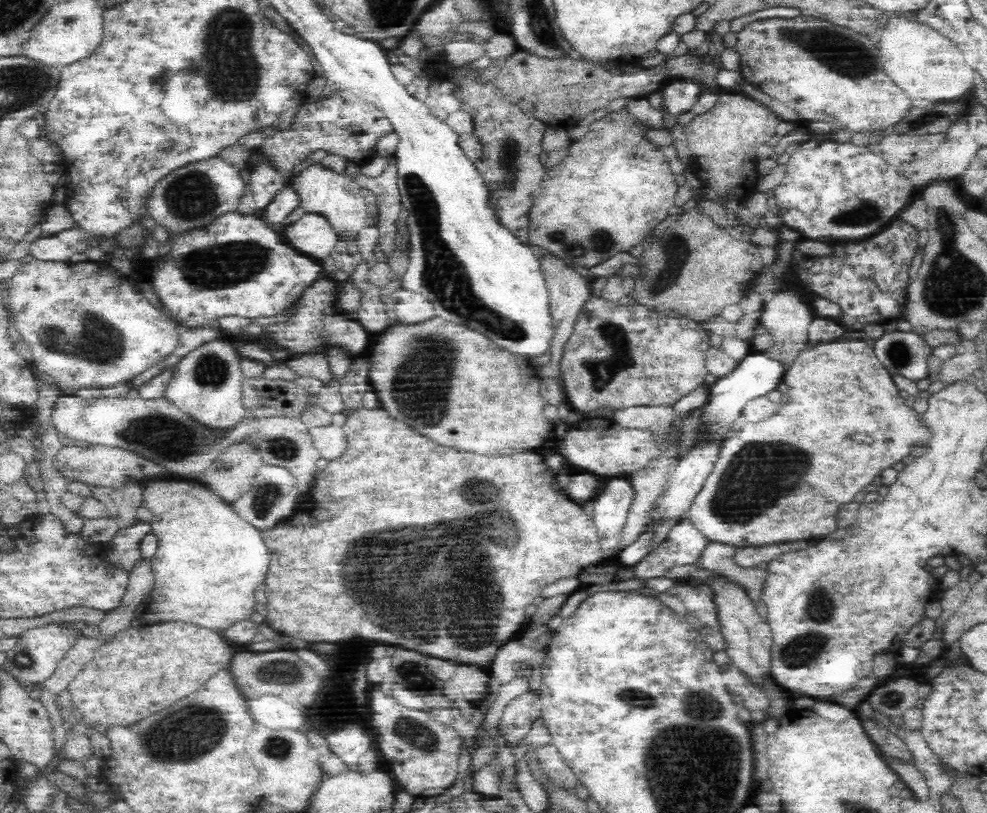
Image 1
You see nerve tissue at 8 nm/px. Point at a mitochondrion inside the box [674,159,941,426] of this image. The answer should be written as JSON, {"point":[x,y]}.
{"point":[859,220]}

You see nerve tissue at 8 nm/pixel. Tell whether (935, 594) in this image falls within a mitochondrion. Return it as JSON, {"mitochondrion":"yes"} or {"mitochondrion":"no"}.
{"mitochondrion":"no"}

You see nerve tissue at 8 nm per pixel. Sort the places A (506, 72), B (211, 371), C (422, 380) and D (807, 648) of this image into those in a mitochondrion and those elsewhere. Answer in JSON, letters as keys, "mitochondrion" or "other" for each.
{"A":"other","B":"mitochondrion","C":"mitochondrion","D":"mitochondrion"}

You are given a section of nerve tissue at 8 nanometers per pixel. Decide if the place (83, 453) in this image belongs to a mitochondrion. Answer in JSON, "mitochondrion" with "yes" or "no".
{"mitochondrion":"no"}

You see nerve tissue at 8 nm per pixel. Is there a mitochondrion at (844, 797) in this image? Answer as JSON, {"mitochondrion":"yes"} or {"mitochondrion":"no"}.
{"mitochondrion":"yes"}

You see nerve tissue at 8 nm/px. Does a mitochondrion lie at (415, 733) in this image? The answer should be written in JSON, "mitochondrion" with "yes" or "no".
{"mitochondrion":"yes"}

